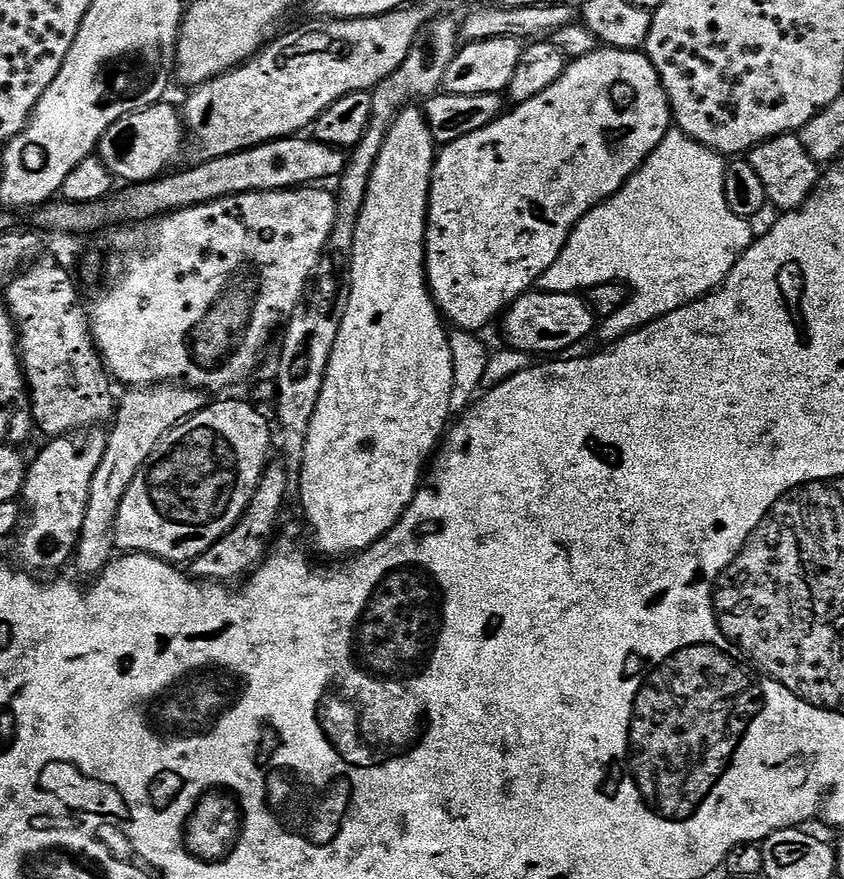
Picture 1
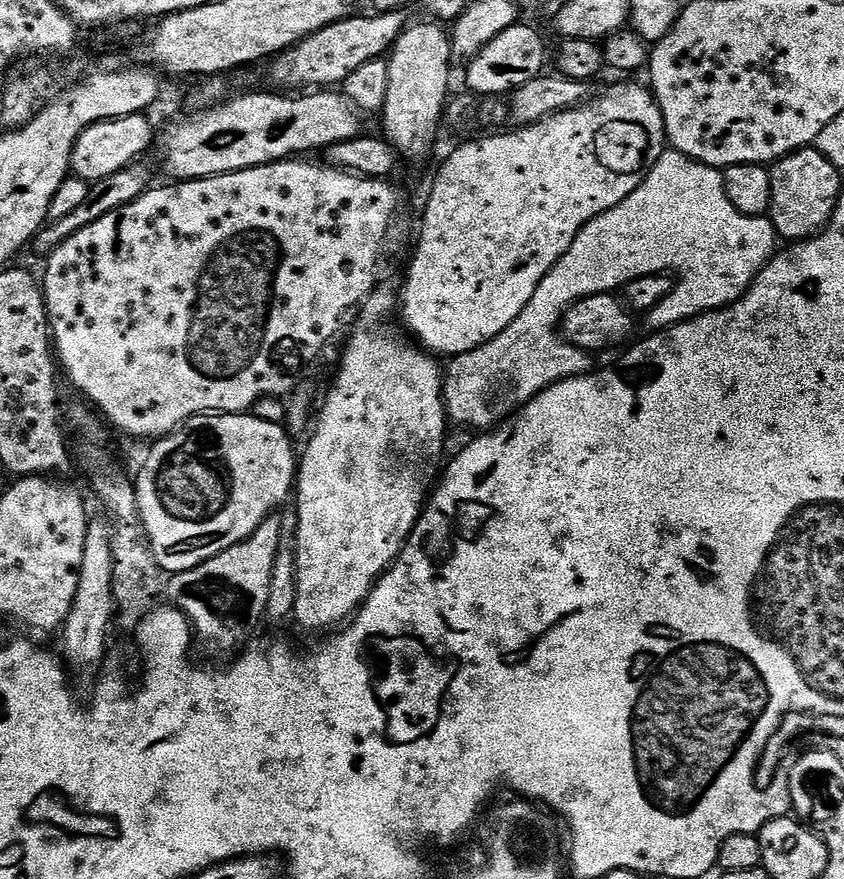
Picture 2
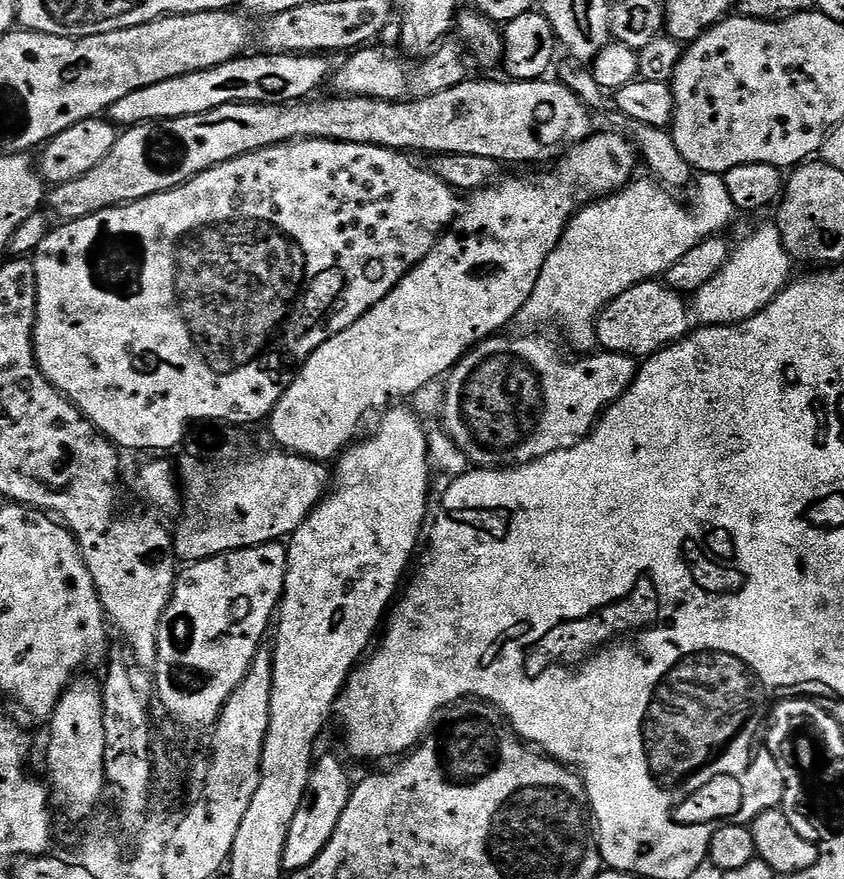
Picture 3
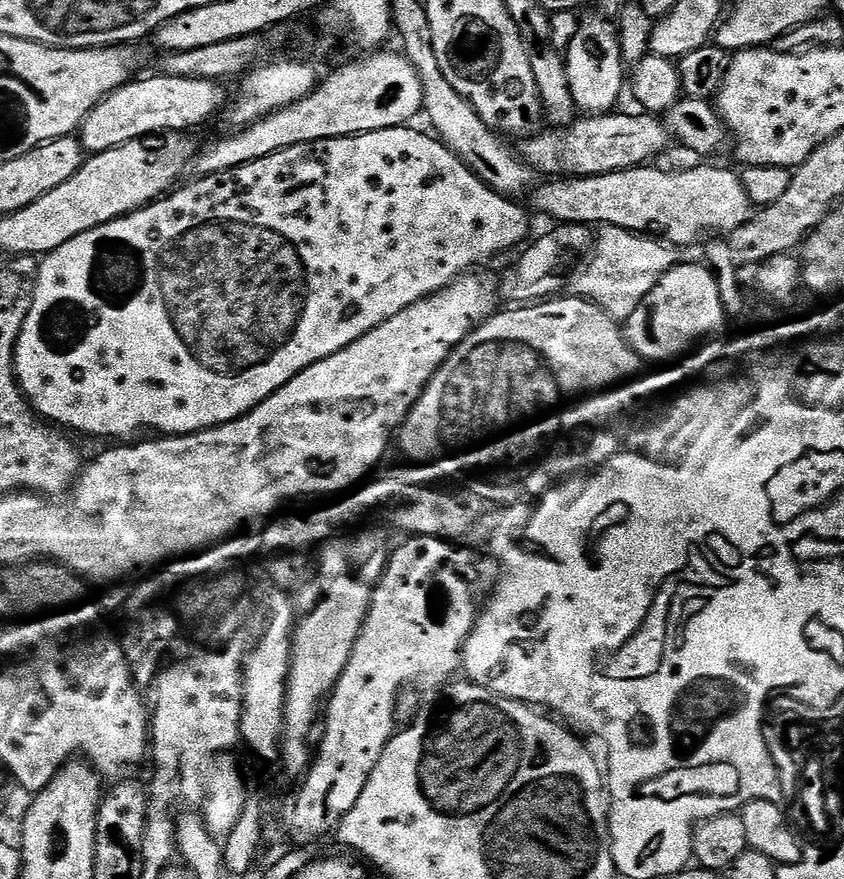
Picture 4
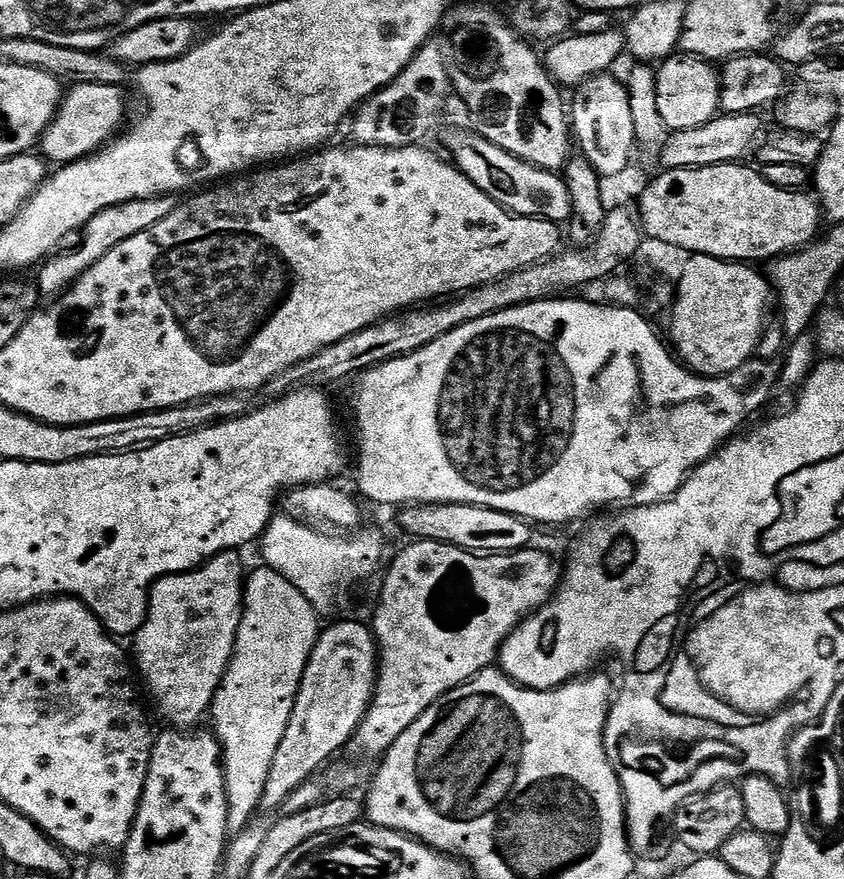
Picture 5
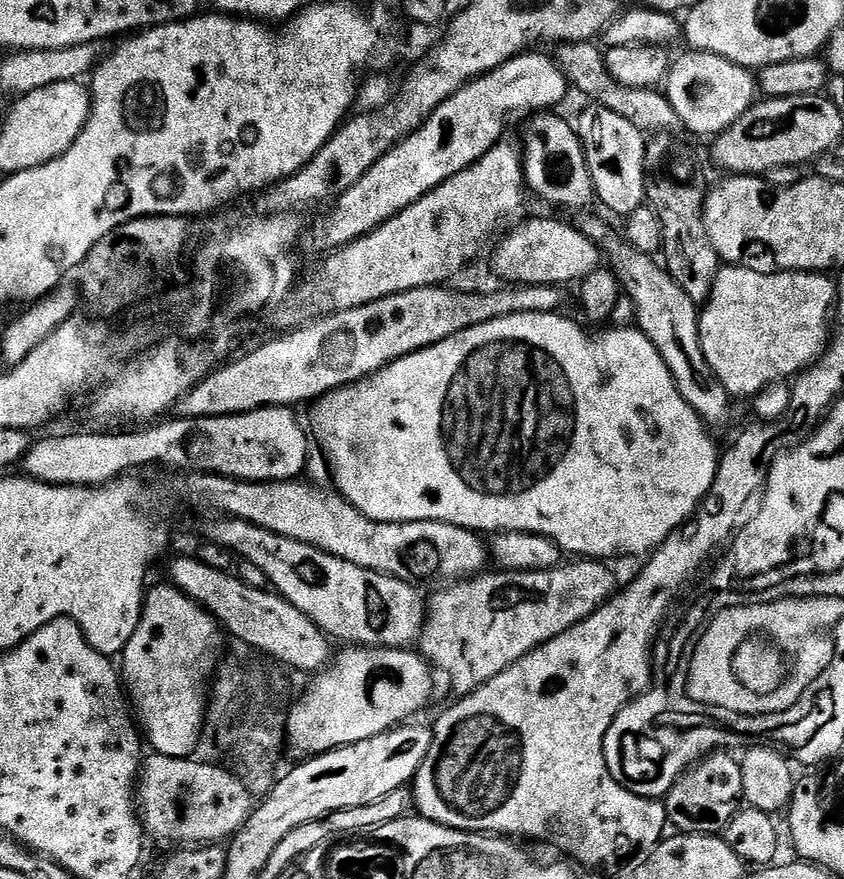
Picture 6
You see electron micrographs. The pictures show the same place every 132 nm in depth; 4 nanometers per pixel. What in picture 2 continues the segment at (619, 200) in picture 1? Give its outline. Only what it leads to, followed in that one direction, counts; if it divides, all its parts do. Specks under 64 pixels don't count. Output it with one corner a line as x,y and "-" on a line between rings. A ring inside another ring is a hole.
665,150
658,162
654,162
638,190
634,190
634,194
622,198
618,206
595,216
577,234
570,250
566,250
566,254
558,258
546,278
538,282
534,298
530,298
530,302
522,306
522,314
518,314
518,318
514,318
514,322
510,322
510,326
506,326
502,334
447,361
448,368
446,364
442,372
447,419
451,423
453,420
456,424
465,424
468,428
491,430
509,415
508,408
515,409
527,404
543,388
550,387
554,378
585,375
586,368
580,365
586,360
585,353
570,350
558,331
569,306
577,304
582,298
597,296
600,292
615,293
634,278
646,274
674,274
675,280
670,294
666,294
666,298
662,298
662,302
658,302
658,306
654,306
646,314
646,320
652,327
649,329
672,328
676,324
694,319
695,316
701,316
703,312
717,312
736,300
744,299
748,288
756,281
758,273
768,265
777,248
776,227
767,215
747,216
730,206
721,169
699,164
697,160
691,160
675,150

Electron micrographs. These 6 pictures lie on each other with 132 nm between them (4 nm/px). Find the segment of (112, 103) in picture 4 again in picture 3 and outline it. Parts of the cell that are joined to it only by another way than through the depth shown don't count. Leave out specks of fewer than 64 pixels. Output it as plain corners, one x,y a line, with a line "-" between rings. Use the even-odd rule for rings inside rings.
270,52
267,54
259,54
260,56
248,56
248,55
249,54
241,54
237,56
235,60
231,60
230,62
222,62
221,64
219,64
218,66
214,66
210,70
198,70
197,72
191,72
190,74
182,74
178,78
170,78
166,82
154,82
154,86
146,86
142,90
134,90
134,94
126,94
126,98
118,98
118,102
114,102
112,104
112,107
110,109
110,119
112,123
117,126
131,126
133,124
148,124
152,120
173,120
174,118
182,118
183,116
193,116
194,114
202,114
203,112
209,112
210,110
214,110
218,106
226,106
227,104
287,104
289,102
300,102
306,98
303,96
309,95
308,97
311,97
313,94
316,94
316,93
311,94
311,92
318,91
319,88
322,87
324,83
326,83
327,85
329,83
330,77
333,75
334,72
334,64
331,64
331,62
328,61
331,59
329,59
329,57
324,54
309,54
307,52

